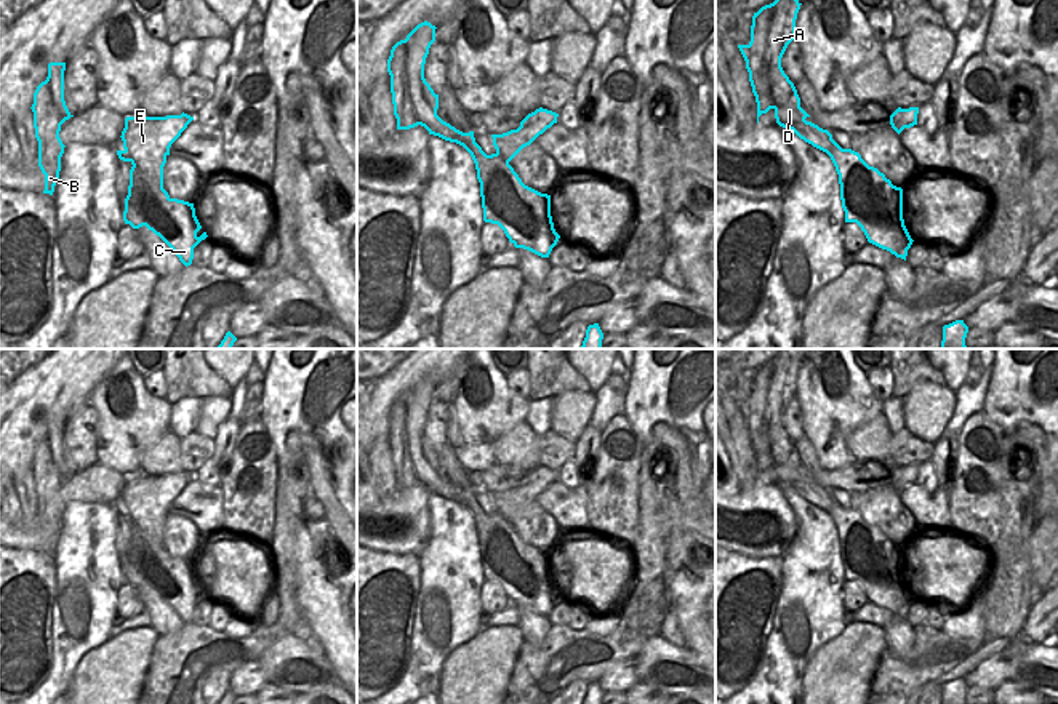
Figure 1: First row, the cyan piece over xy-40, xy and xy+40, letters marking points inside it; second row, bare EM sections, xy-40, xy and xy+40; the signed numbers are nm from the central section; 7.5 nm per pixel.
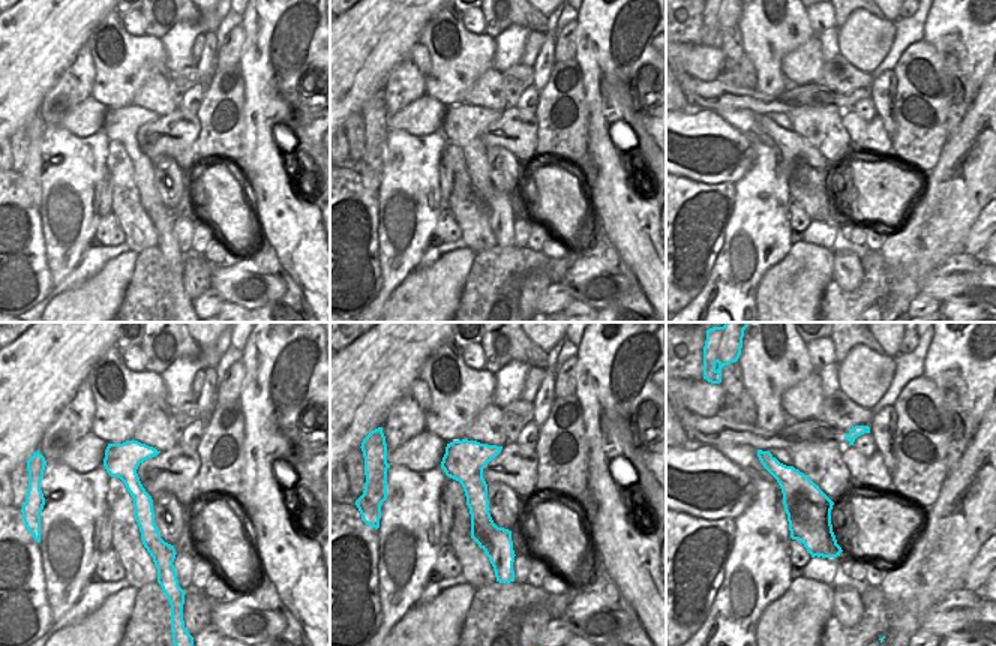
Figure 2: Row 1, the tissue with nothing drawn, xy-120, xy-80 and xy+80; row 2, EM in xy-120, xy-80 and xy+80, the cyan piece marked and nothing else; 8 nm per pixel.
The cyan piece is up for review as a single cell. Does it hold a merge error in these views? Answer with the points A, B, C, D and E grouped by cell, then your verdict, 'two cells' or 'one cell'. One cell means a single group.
groups A B D / C E; two cells

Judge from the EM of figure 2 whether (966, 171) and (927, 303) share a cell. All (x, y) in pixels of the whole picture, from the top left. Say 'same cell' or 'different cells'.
different cells

